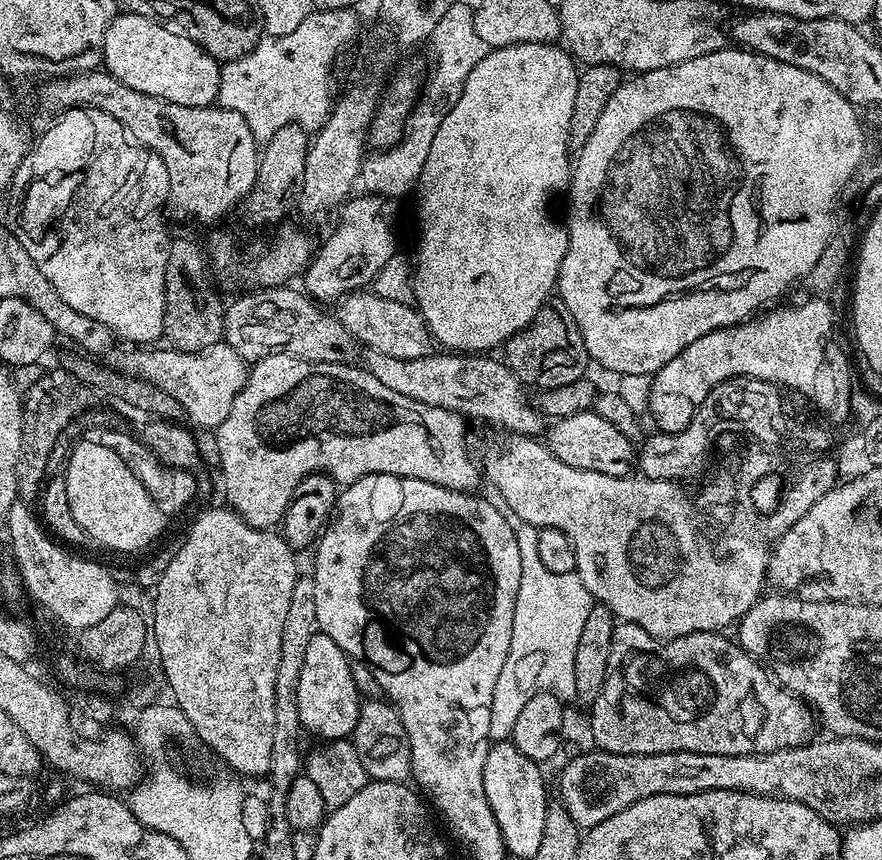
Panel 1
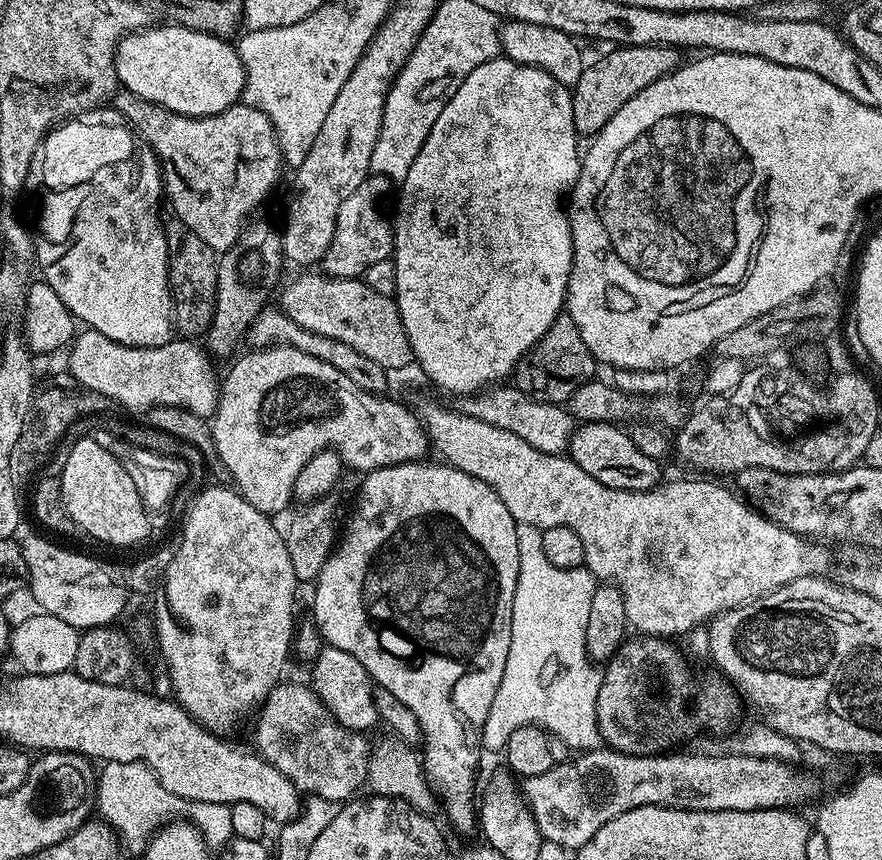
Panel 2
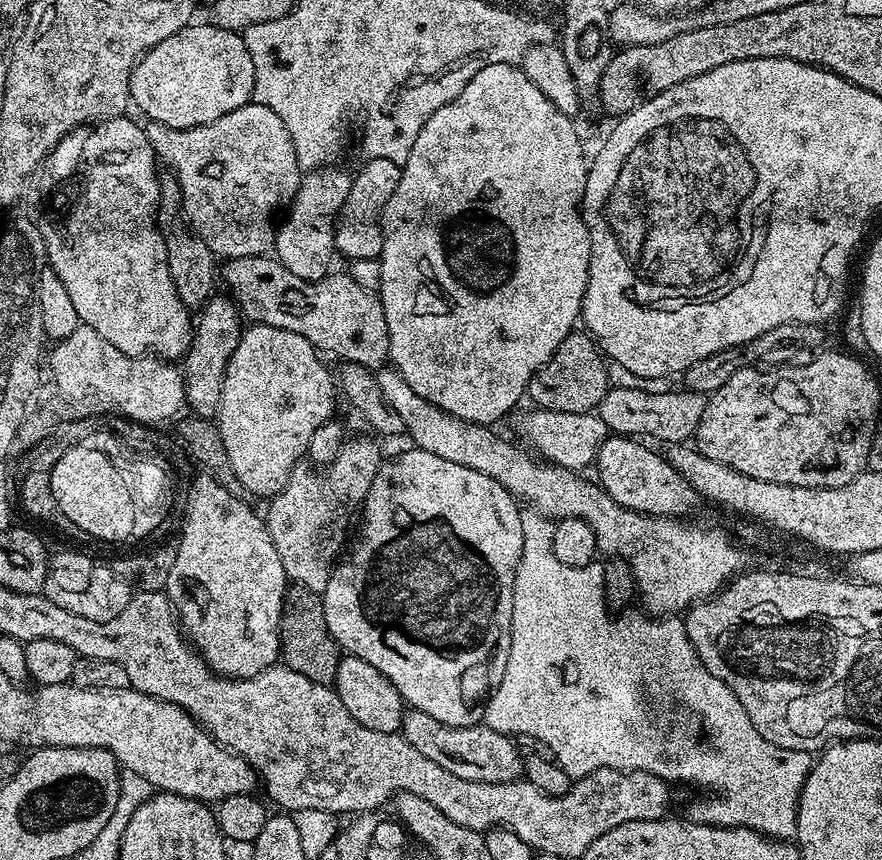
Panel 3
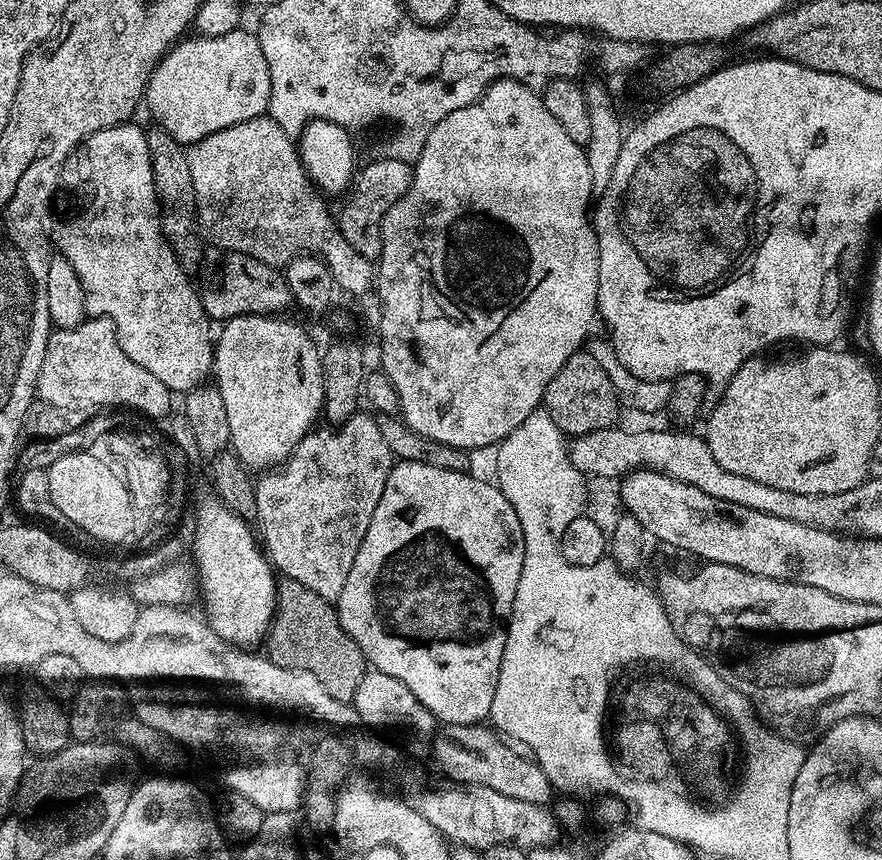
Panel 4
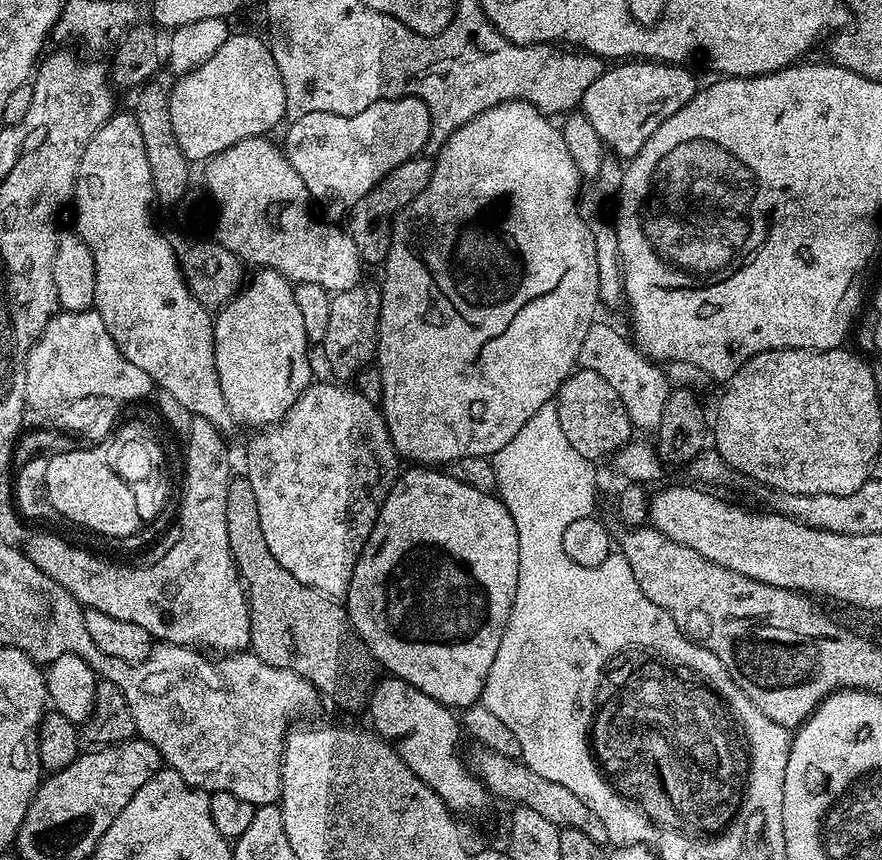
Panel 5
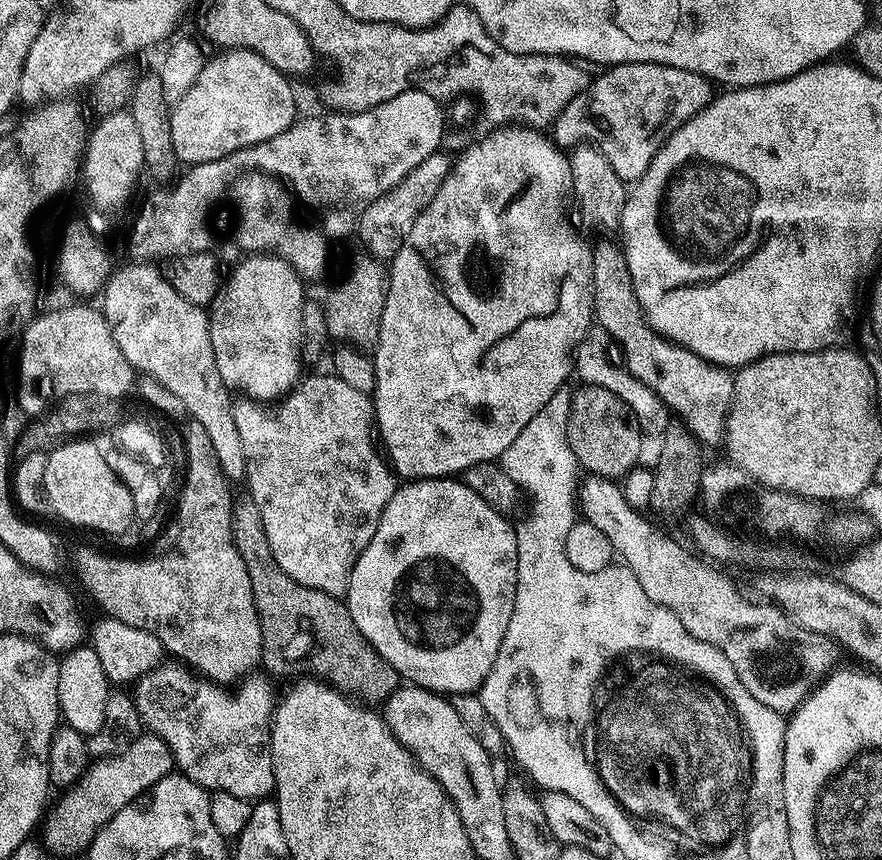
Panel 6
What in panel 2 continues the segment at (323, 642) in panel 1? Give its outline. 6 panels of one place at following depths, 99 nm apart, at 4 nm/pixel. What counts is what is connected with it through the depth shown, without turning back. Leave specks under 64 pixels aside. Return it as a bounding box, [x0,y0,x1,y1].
[310,646,380,733]

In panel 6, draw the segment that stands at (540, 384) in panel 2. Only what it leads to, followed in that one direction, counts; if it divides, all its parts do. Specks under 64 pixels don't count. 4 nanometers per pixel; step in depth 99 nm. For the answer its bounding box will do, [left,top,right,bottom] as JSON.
[568,386,642,481]

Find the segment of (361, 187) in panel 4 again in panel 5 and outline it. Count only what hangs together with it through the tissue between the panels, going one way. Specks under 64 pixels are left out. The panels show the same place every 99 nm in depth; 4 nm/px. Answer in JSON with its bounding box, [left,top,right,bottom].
[346,154,434,265]

